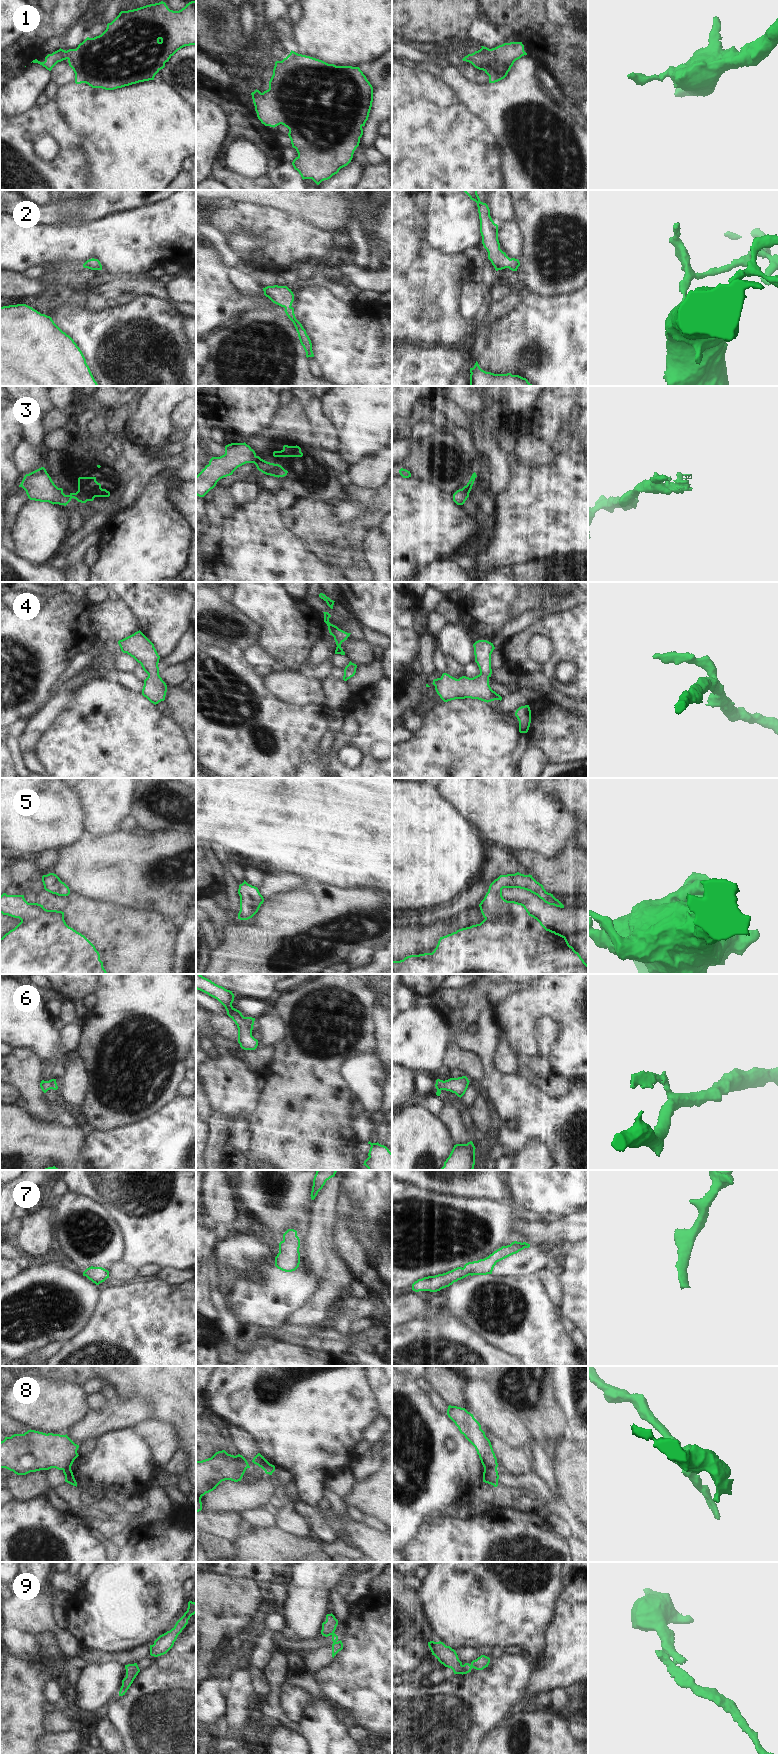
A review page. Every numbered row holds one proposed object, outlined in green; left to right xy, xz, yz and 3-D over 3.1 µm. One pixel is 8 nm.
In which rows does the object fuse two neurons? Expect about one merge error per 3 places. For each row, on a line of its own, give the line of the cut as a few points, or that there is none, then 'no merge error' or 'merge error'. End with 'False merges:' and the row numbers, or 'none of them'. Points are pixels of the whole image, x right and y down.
1: no cut | no merge error
2: no cut | no merge error
3: yz (462, 488), (469, 492) | merge error
4: no cut | no merge error
5: no cut | no merge error
6: no cut | no merge error
7: no cut | no merge error
8: yz (496, 1467), (486, 1467), (484, 1469) | merge error
9: yz (462, 1665), (467, 1672) | merge error
False merges: 3, 8, 9

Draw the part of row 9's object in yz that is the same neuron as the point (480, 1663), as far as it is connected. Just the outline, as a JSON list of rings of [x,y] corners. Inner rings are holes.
[[[481,1655],[476,1660],[473,1660],[470,1664],[465,1663],[463,1665],[463,1668],[467,1673],[469,1673],[471,1672],[472,1668],[476,1670],[483,1670],[484,1668],[488,1667],[489,1663],[490,1663],[490,1658],[485,1655]]]

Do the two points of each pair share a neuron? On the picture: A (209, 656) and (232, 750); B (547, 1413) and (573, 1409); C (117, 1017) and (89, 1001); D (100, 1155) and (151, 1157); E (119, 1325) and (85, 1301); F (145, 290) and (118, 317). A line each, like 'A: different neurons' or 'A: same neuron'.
A: same neuron
B: different neurons
C: different neurons
D: same neuron
E: different neurons
F: different neurons

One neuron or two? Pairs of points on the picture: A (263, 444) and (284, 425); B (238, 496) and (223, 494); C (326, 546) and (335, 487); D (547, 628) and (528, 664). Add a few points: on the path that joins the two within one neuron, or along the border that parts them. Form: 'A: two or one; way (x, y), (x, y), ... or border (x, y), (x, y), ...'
A: one; way (268, 441), (279, 430)
B: two; border (228, 489), (230, 497), (237, 505)
C: two; border (305, 498), (328, 502)
D: one; way (535, 628), (522, 641), (522, 652)

